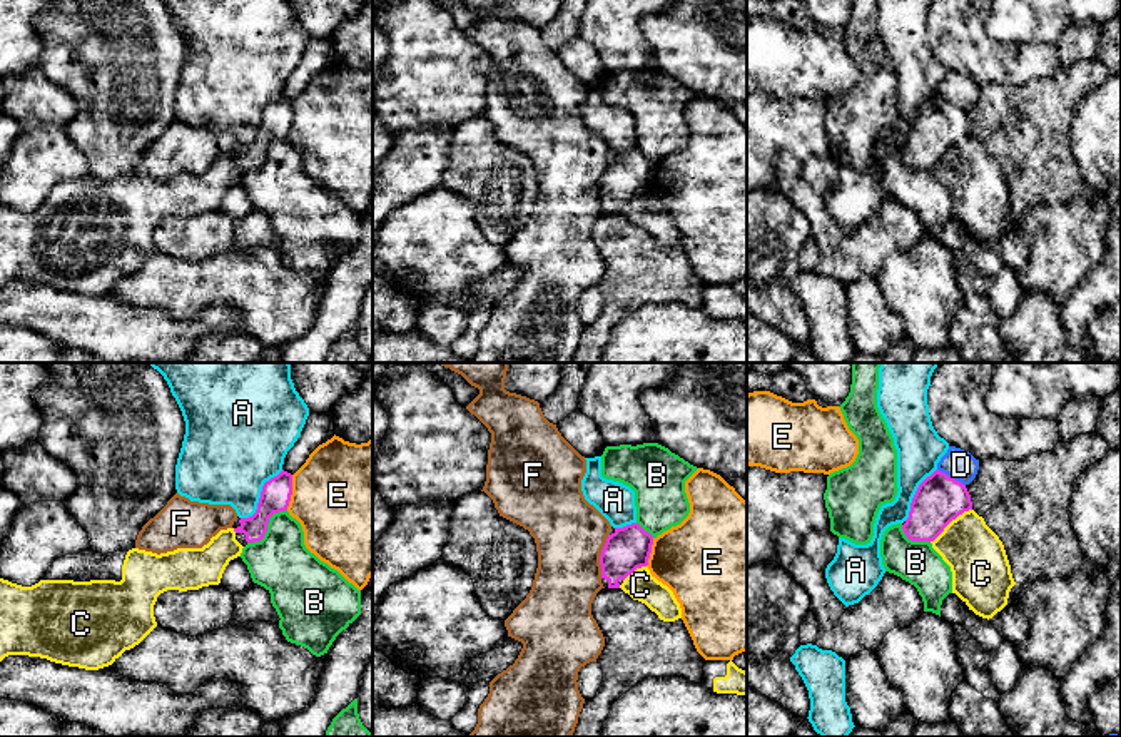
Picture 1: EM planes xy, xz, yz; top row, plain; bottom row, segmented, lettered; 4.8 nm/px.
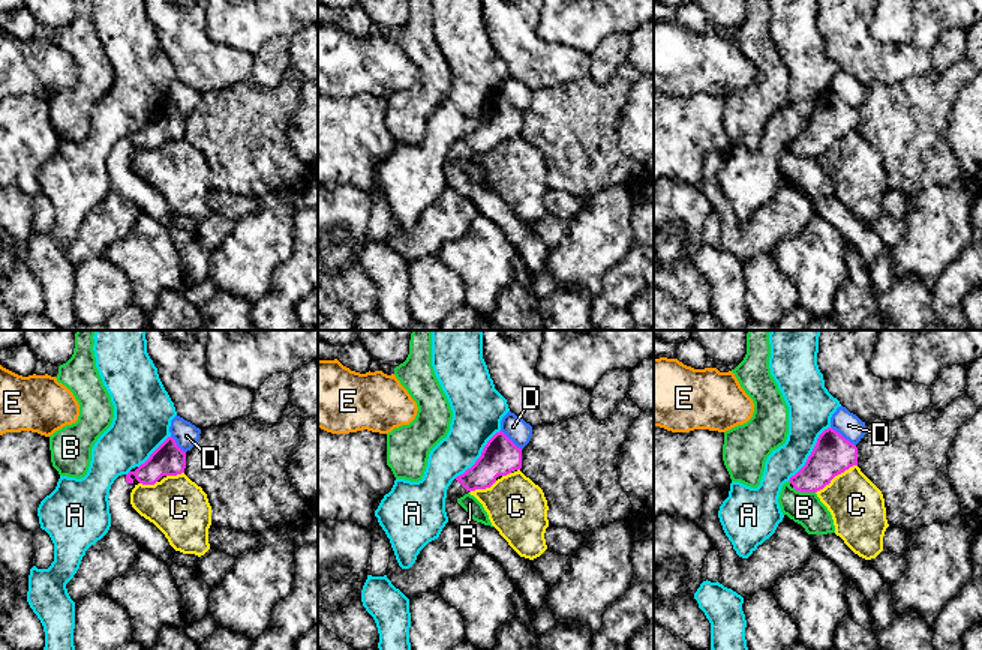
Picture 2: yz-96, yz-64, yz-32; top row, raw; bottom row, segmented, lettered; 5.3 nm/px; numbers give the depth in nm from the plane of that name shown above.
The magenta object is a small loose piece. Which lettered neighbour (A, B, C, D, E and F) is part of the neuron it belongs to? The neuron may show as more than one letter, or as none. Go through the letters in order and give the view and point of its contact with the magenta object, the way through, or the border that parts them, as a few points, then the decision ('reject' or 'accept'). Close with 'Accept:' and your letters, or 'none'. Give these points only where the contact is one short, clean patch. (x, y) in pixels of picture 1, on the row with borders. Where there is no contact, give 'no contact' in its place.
A: meets magenta in xy at (261, 495); reject
B: meets magenta in xy at (266, 527); reject
C: meets magenta in yz at (949, 522); border along yz (971, 508), (959, 513), (929, 542); reject
D: meets magenta in yz at (949, 477); reject
E: meets magenta in xy at (291, 492); reject
F: meets magenta in xz at (600, 555); border along xz (608, 533), (600, 555), (600, 577); reject
Accept: none

